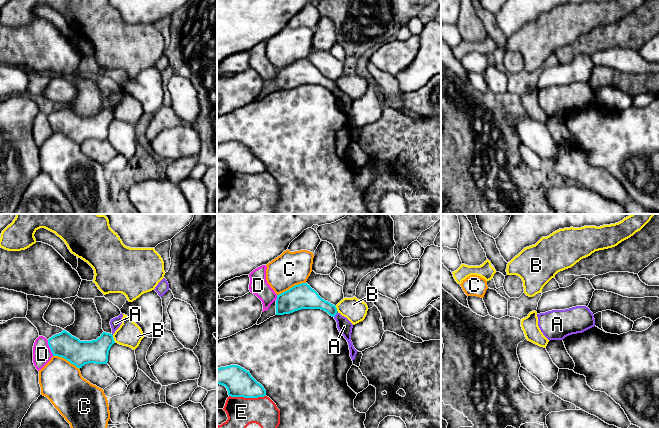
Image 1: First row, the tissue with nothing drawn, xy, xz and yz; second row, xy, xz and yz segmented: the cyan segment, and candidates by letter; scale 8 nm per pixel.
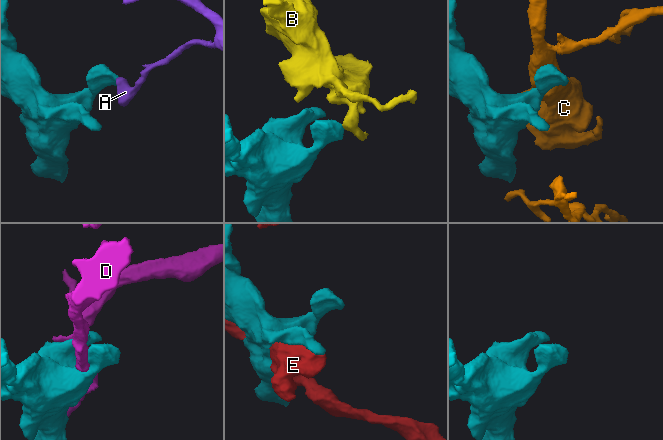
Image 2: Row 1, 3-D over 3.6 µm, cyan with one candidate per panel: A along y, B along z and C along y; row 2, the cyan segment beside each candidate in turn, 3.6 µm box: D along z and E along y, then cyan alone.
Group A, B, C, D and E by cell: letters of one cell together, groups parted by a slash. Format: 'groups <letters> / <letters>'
groups A / B / C / D / E

